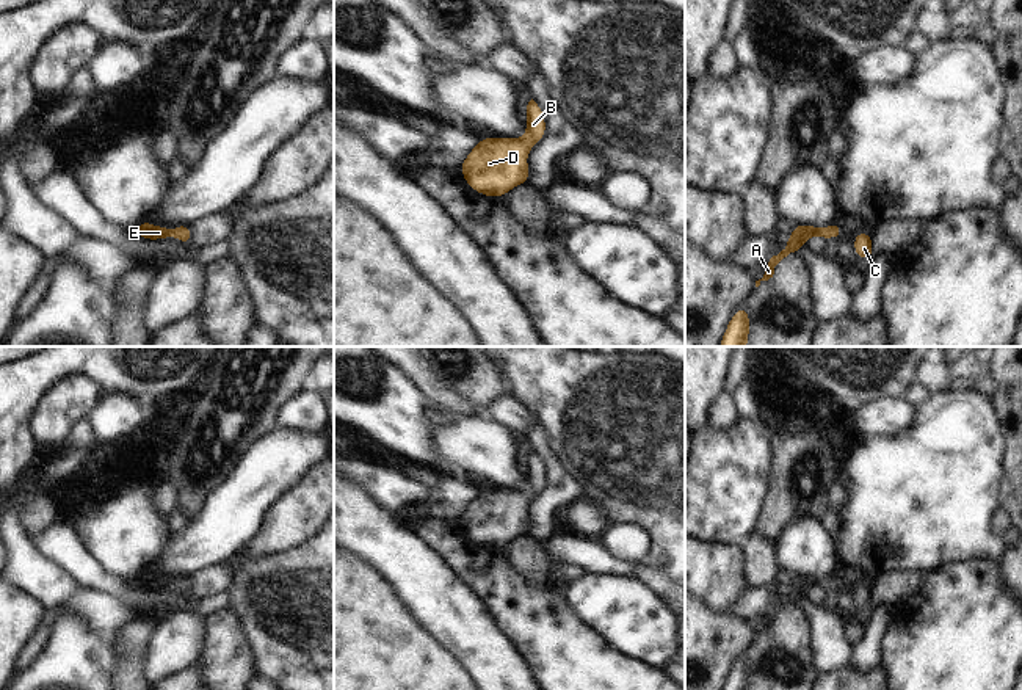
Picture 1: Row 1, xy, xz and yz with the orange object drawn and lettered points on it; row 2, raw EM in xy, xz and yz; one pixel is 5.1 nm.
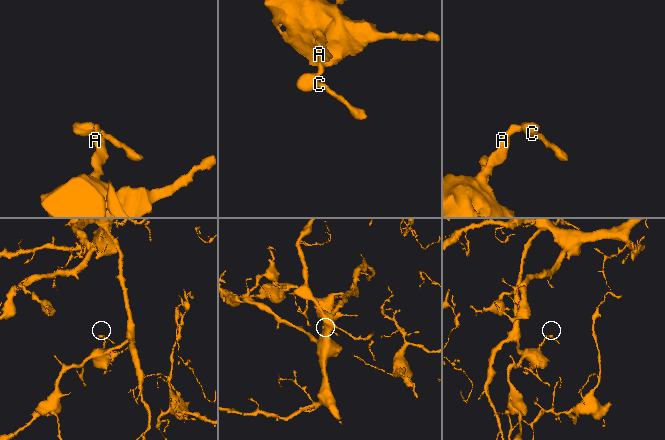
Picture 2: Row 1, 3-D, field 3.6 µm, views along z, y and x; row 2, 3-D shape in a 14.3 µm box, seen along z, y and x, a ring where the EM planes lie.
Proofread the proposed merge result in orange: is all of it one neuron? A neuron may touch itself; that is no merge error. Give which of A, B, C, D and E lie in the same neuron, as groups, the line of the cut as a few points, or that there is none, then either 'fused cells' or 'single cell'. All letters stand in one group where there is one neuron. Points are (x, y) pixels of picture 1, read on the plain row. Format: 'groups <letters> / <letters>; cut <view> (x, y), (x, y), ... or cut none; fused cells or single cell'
groups A B C D E; cut none; single cell

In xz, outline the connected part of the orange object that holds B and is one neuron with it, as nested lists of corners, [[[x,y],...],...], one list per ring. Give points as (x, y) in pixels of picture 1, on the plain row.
[[[531,450],[527,456],[524,489],[481,489],[461,514],[467,536],[480,546],[502,549],[530,528],[527,507],[545,488],[545,469]]]

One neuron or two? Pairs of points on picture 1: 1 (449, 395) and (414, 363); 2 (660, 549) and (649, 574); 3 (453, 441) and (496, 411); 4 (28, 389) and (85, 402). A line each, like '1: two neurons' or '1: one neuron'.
1: one neuron
2: two neurons
3: two neurons
4: two neurons

